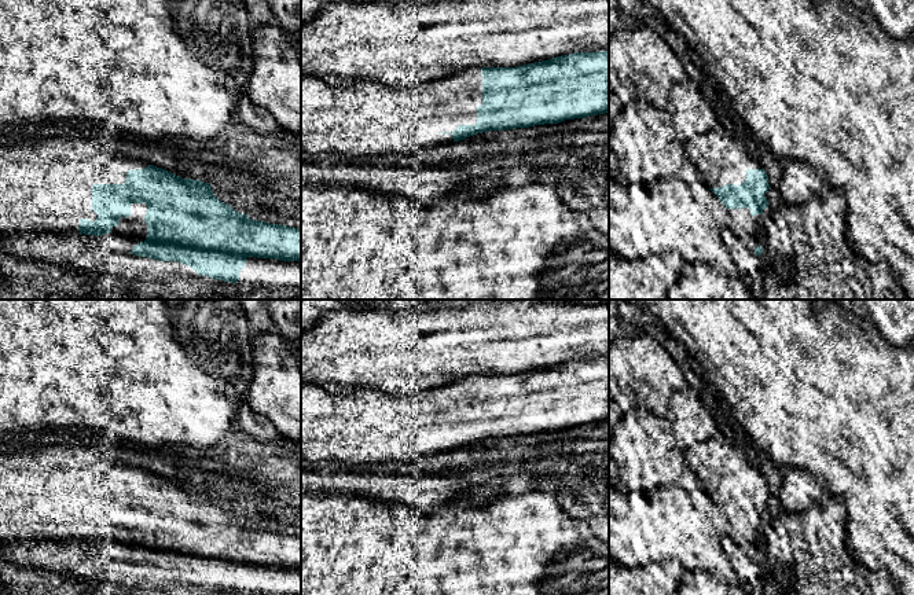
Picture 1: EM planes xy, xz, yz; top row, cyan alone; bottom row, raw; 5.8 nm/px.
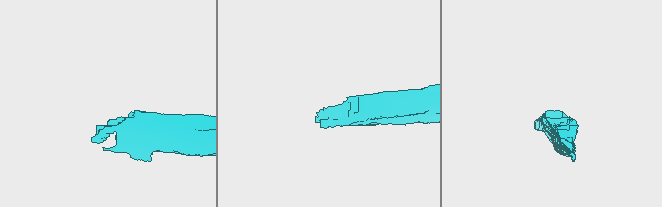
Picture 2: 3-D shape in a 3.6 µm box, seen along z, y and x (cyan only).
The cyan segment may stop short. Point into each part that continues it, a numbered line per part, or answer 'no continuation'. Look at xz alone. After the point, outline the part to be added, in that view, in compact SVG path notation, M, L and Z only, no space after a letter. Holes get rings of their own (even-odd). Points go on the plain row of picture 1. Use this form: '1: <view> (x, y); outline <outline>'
1: xz (367, 425); outline M470 375L456 379L451 383L444 383L438 388L425 389L411 396L405 394L386 394L378 389L360 389L349 394L338 396L330 394L323 388L315 385L301 385L301 459L312 462L327 462L331 459L348 462L366 462L368 474L377 473L381 463L411 462L418 456L434 456L438 452L454 449L452 440L458 433L476 433L477 415L482 412L482 382L481 375Z

